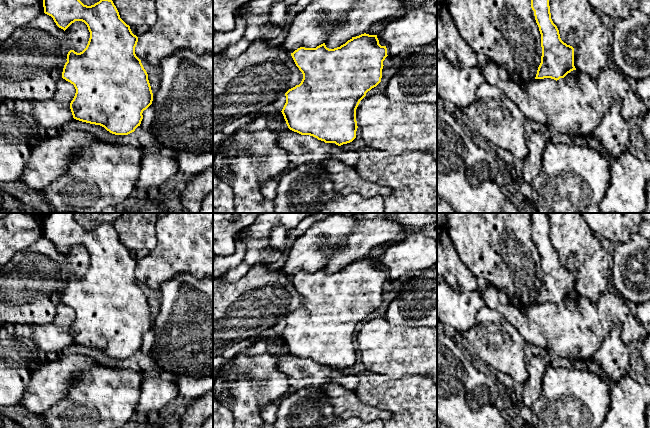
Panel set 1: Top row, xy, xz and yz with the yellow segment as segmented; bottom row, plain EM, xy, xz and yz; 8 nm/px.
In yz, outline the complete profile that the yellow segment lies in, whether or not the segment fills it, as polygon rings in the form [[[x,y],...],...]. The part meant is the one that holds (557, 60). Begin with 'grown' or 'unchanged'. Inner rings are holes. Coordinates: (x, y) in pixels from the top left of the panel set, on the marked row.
unchanged | [[[531,0],[536,23],[541,34],[542,56],[535,79],[559,80],[576,70],[574,48],[564,43],[551,19],[549,0]]]

